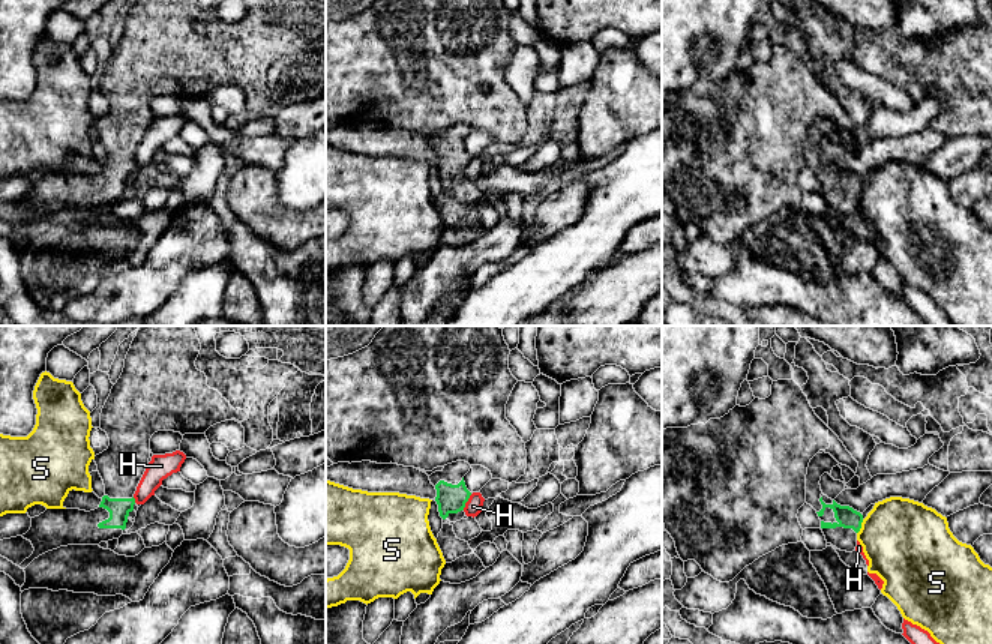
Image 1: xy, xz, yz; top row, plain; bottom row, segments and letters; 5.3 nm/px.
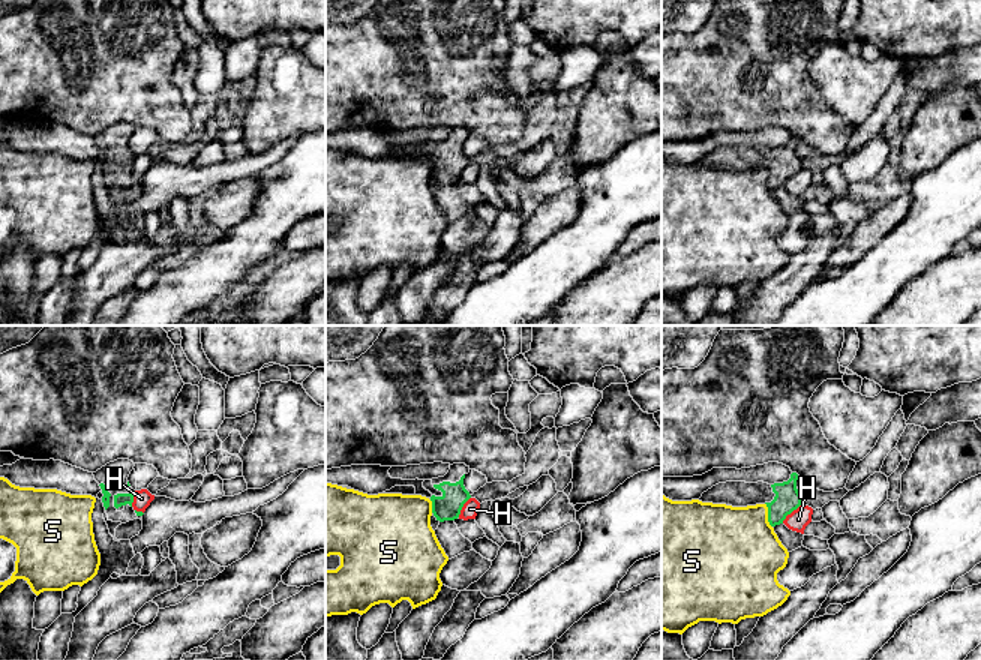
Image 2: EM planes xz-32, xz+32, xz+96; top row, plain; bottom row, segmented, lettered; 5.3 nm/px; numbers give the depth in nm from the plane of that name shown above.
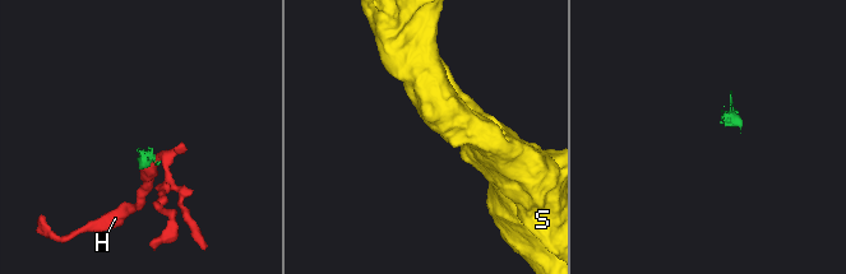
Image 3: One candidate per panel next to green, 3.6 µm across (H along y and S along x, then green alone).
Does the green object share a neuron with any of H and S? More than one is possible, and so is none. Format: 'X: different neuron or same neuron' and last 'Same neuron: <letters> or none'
H: different neuron
S: different neuron
Same neuron: none

